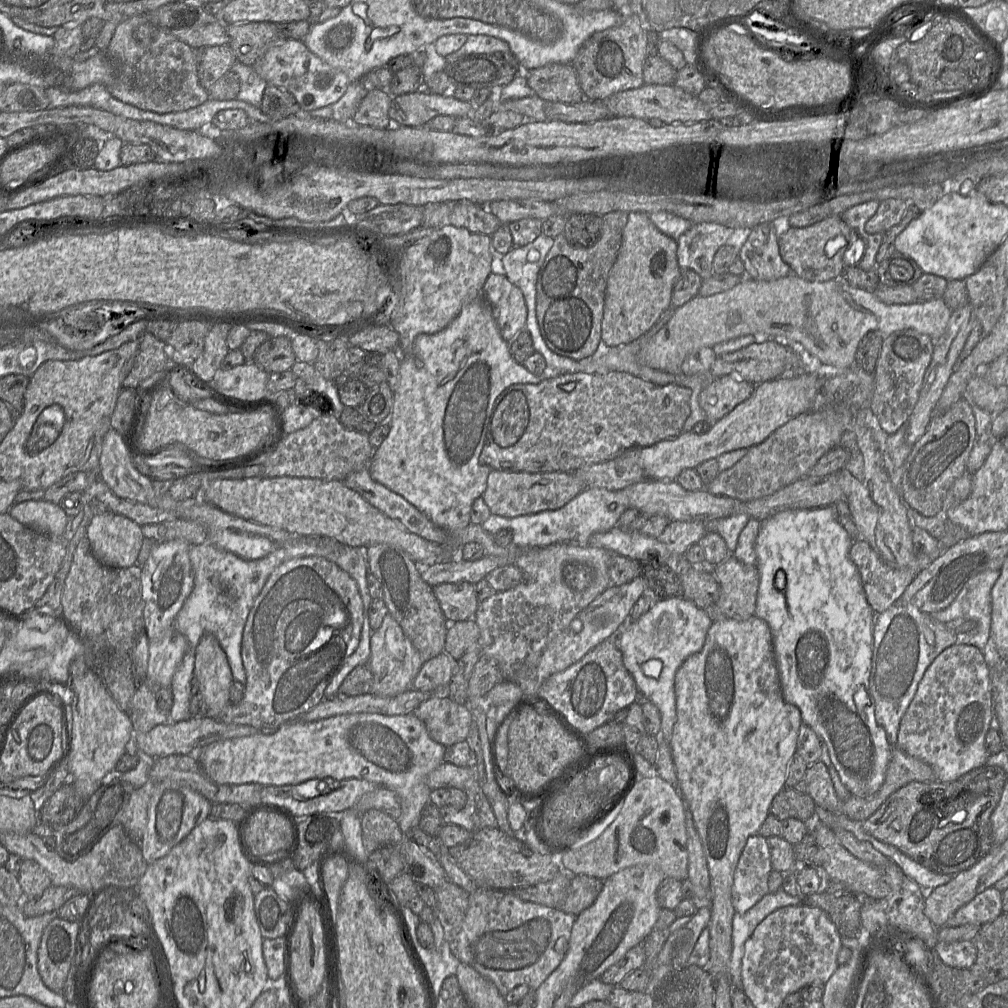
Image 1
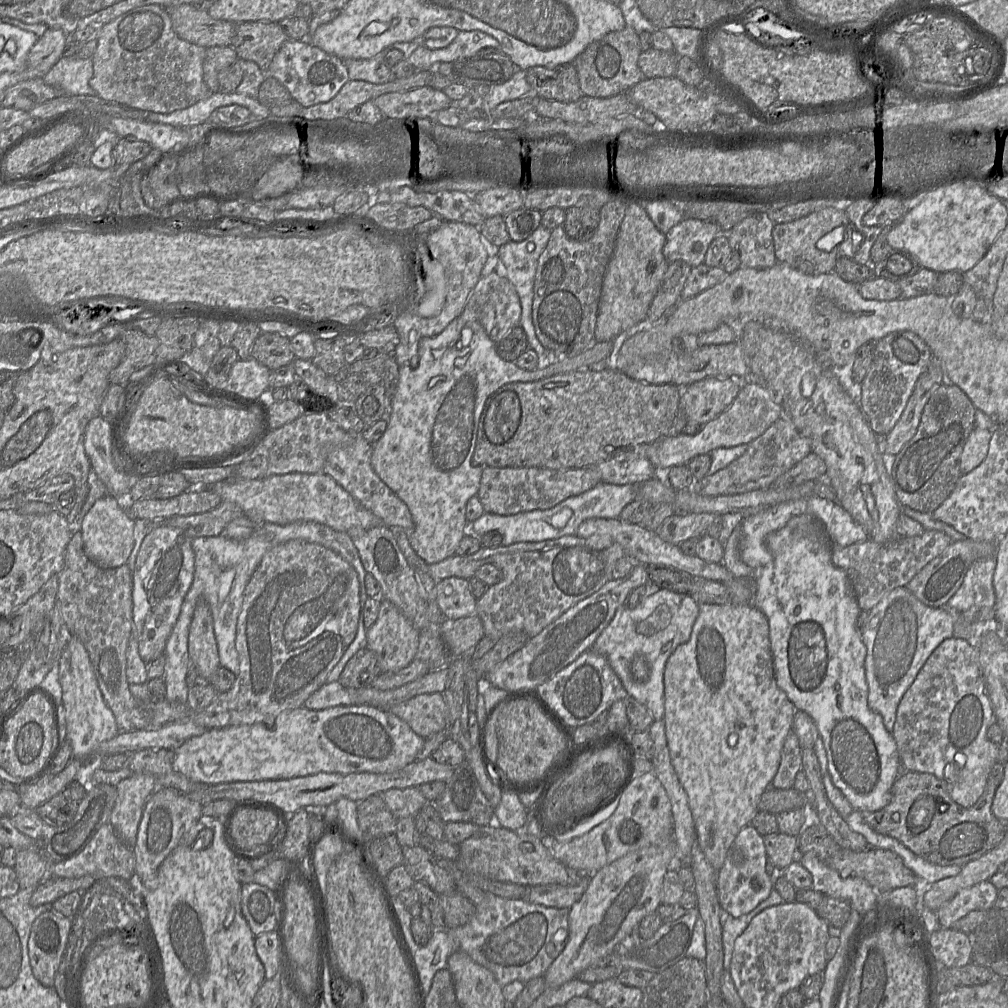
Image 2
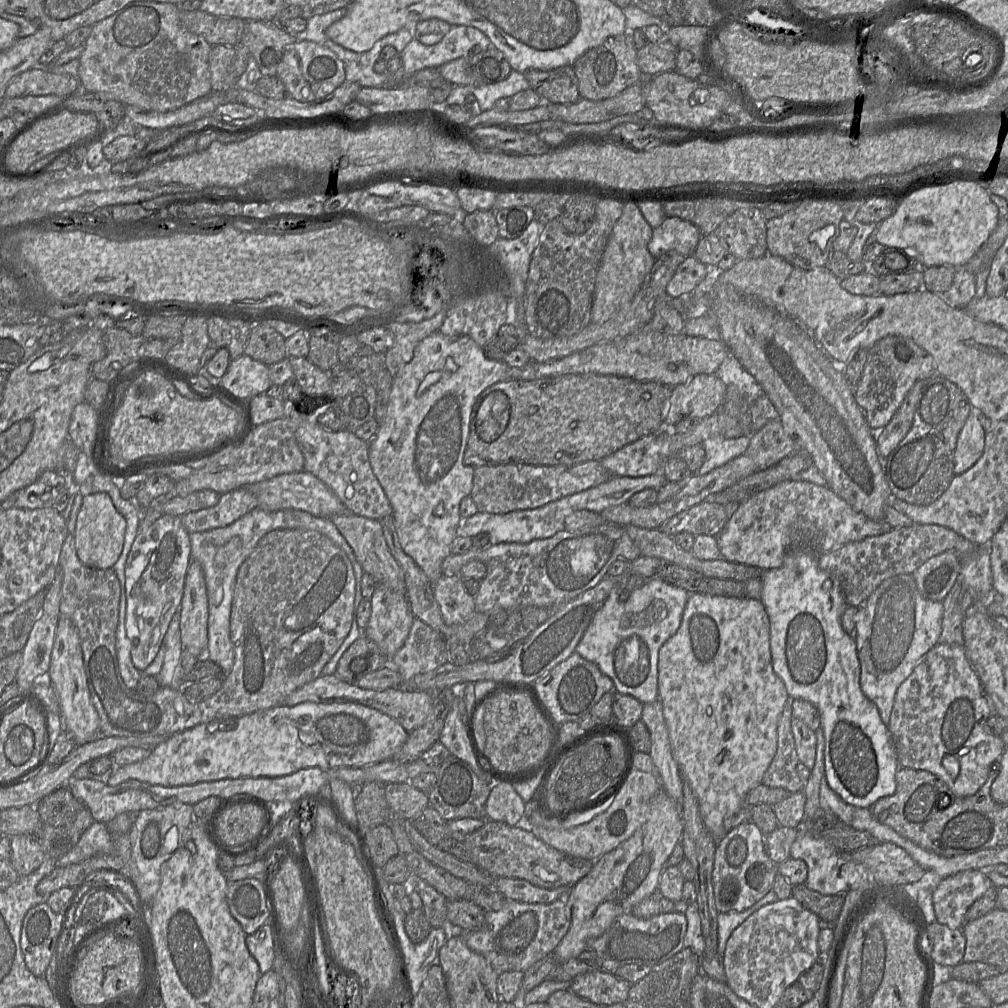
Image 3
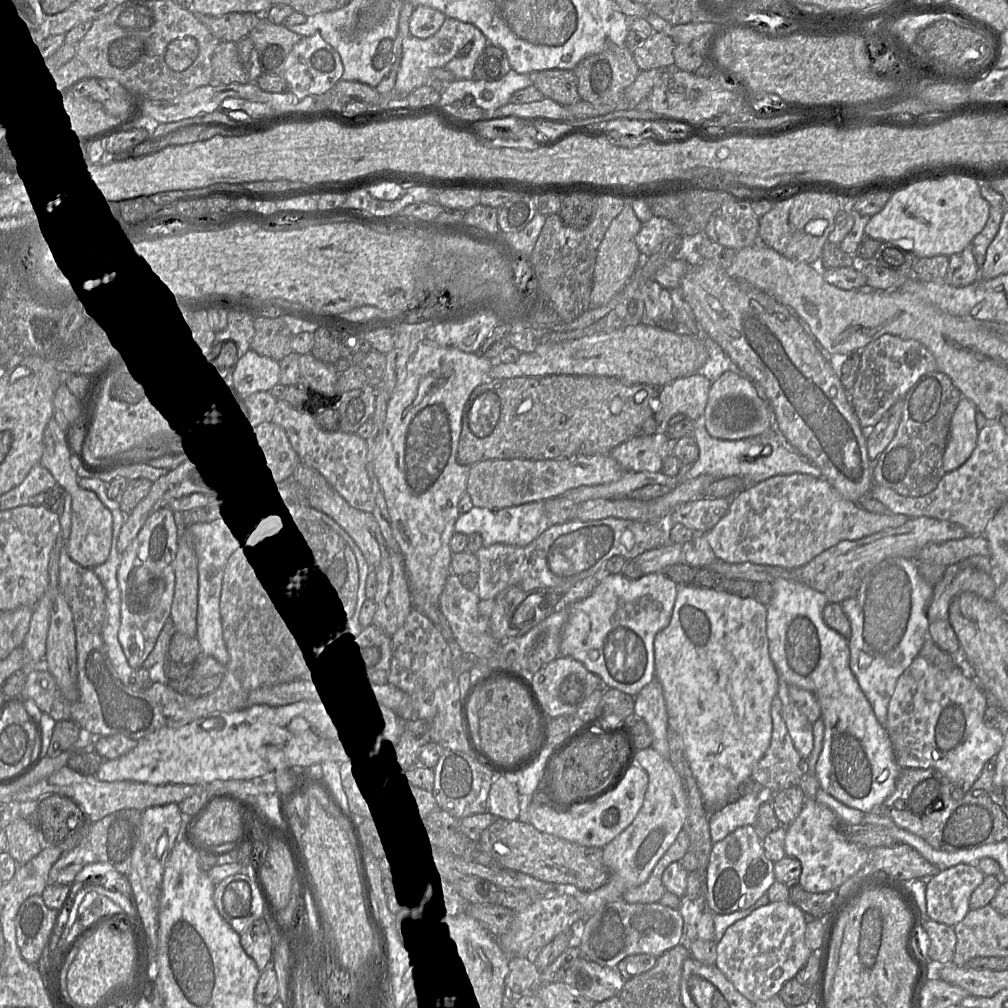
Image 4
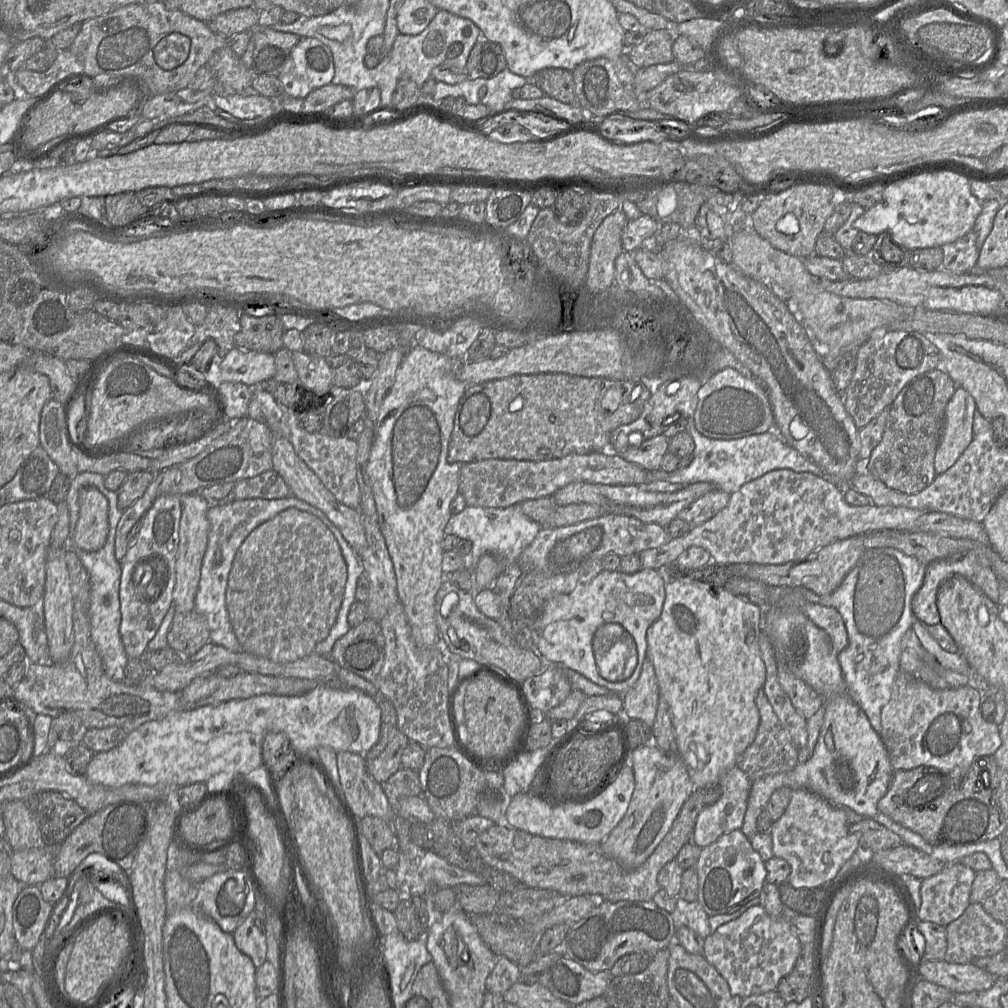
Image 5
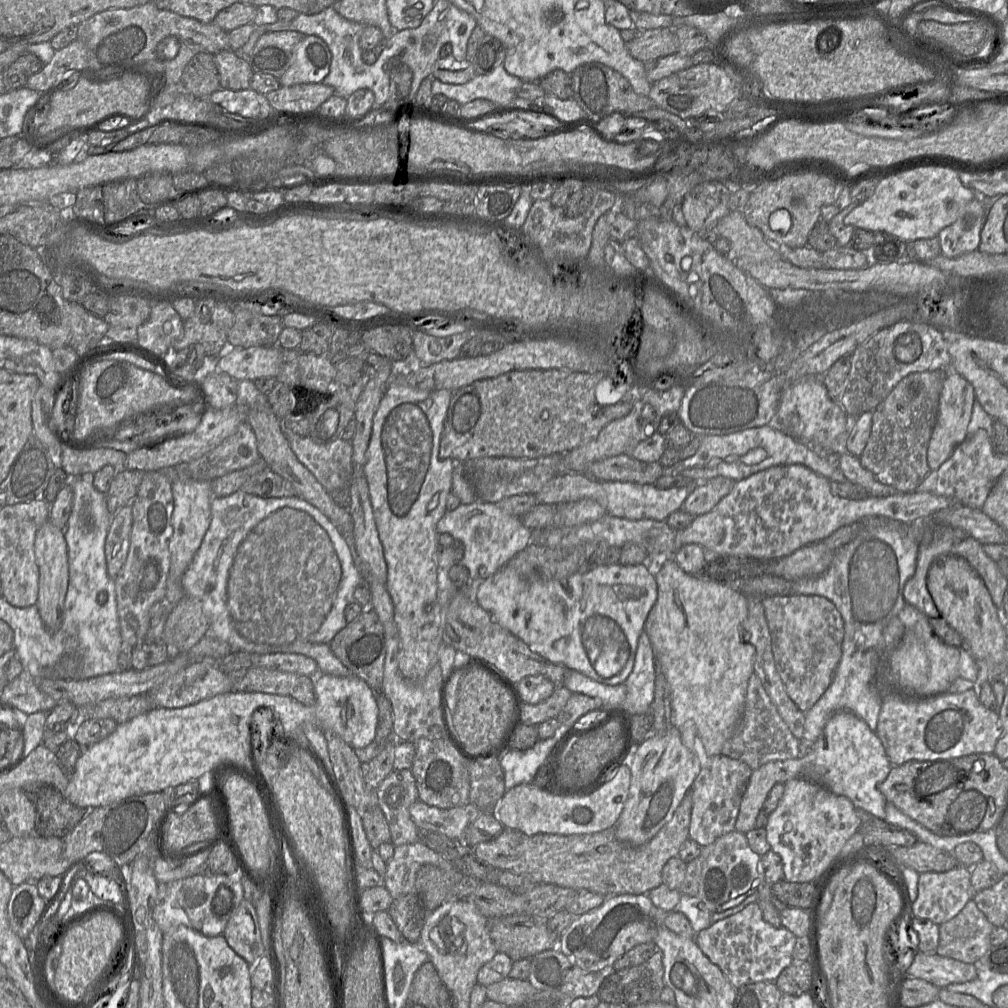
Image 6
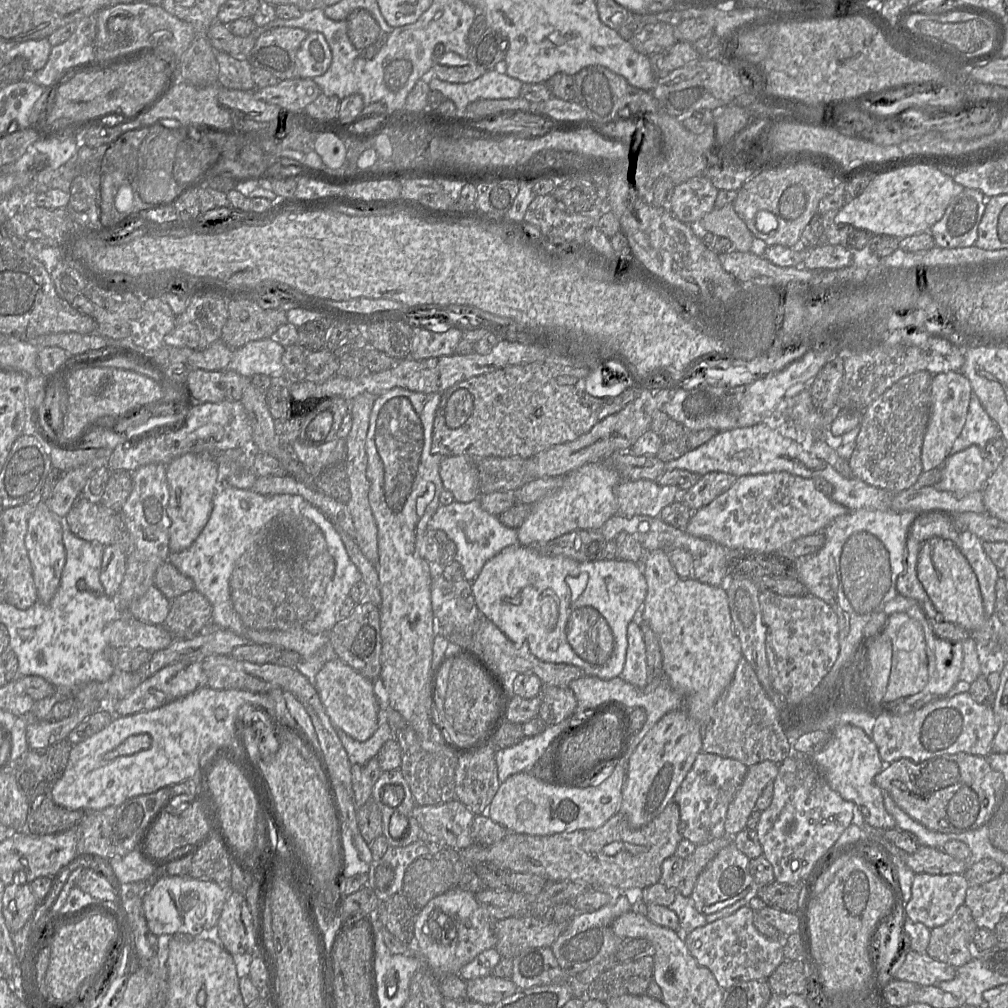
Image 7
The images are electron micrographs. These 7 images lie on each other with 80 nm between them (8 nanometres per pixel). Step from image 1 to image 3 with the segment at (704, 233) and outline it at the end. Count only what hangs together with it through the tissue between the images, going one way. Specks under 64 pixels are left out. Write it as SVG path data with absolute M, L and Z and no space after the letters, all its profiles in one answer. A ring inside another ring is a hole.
M666 217L660 226L653 229L648 250L655 259L668 252L691 256L701 236L694 224L678 217Z

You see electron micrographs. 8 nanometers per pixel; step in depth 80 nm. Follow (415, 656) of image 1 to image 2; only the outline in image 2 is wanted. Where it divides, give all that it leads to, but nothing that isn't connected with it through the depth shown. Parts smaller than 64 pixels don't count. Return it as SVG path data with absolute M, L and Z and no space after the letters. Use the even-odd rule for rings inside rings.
M381 598L376 622L367 629L367 647L376 654L381 672L408 666L418 648L419 631L390 601Z

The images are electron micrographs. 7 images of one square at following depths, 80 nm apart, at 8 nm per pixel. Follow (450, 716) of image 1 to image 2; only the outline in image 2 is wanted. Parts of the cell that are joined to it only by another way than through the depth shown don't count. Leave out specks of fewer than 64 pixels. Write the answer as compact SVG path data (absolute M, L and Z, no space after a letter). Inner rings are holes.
M442 693L417 695L386 708L424 739L446 727L448 707Z

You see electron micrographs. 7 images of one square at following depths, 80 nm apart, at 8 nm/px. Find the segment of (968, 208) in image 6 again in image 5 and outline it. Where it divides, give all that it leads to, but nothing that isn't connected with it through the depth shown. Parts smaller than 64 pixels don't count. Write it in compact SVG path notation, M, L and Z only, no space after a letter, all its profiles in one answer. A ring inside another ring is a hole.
M973 230L941 248L943 251L941 269L956 275L970 273L976 269L979 252L977 236Z

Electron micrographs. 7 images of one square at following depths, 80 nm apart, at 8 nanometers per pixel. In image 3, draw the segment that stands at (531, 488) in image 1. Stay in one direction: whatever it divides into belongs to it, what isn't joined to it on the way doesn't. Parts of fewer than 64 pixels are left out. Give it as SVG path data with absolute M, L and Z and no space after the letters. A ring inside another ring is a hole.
M598 460L575 465L507 463L474 468L470 496L477 505L478 511L495 514L538 508L565 496L598 486L612 477Z

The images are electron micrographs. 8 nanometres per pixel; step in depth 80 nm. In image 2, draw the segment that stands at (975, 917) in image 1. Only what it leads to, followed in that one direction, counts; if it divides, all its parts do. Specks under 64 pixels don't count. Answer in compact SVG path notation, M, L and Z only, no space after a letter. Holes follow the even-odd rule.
M990 880L982 881L960 890L951 900L936 911L938 922L943 928L952 925L973 910L989 910L994 907L998 889Z

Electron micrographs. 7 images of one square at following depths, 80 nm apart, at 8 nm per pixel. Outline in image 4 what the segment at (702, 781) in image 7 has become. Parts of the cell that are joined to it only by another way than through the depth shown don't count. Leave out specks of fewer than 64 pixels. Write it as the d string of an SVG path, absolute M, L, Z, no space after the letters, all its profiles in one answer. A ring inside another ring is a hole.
M763 787L758 794L745 794L708 816L711 840L722 840L737 828L754 825L757 811L763 802L771 802L774 793Z

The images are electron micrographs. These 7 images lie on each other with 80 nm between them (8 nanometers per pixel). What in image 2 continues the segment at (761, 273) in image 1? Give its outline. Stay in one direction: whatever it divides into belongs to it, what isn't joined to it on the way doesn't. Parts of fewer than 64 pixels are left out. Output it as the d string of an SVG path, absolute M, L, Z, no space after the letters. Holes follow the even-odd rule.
M756 212L752 213L729 231L725 232L732 253L737 255L742 266L755 269L770 268L774 266L778 260L775 256L773 243L773 223L767 213Z

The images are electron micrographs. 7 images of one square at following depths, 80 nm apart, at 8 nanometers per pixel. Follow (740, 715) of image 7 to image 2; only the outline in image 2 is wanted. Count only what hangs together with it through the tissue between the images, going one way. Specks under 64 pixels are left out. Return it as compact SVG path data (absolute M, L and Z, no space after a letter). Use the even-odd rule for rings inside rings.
M792 730L785 738L781 760L771 785L778 789L790 789L794 786L795 777L802 768L802 748L795 732Z

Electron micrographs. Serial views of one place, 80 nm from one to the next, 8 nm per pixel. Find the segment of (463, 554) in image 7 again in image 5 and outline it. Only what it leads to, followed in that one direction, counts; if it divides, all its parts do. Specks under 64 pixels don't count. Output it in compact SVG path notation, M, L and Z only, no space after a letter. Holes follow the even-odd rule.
M467 505L464 510L454 514L445 527L445 535L452 534L472 543L472 550L467 555L467 566L474 570L480 557L485 553L499 554L508 561L516 561L524 549L531 544L542 526L527 517L520 505L505 508L480 507Z

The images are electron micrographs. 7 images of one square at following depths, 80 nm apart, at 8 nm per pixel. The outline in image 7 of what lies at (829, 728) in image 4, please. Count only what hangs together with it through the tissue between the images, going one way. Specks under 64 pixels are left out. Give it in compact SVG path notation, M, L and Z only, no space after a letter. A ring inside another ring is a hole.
M843 725L832 731L828 744L811 758L818 771L827 784L837 792L843 799L853 802L860 809L866 823L876 830L887 830L896 828L895 819L885 808L883 791L875 784L875 776L881 772L884 762L881 760L879 751L873 739L865 732L855 726ZM763 761L748 767L745 778L730 803L726 819L726 835L734 836L746 828L747 820L763 789L773 782L779 770L779 764Z

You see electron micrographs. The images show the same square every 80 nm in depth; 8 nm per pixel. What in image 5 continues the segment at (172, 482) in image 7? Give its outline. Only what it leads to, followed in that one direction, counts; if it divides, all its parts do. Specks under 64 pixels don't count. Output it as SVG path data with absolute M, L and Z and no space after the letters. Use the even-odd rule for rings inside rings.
M196 493L181 497L182 514L179 526L179 543L176 556L176 583L173 591L175 612L189 612L195 609L195 596L199 585L201 566L207 547L210 523L207 513L208 501Z

